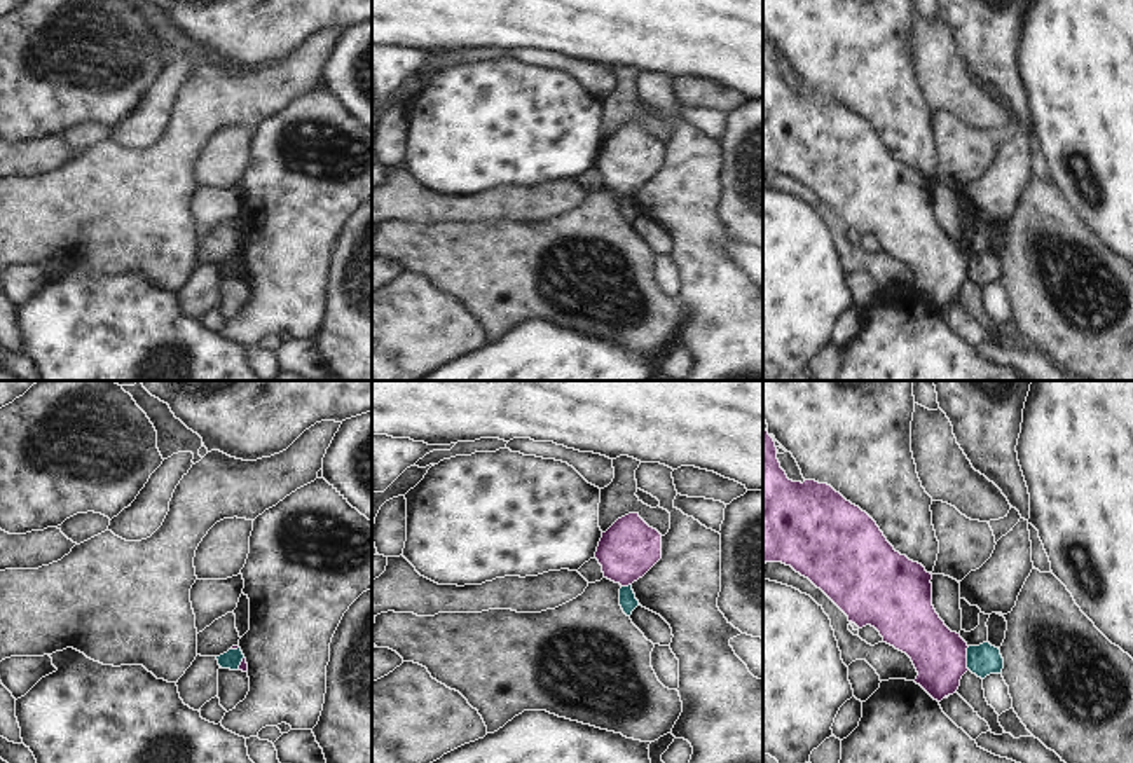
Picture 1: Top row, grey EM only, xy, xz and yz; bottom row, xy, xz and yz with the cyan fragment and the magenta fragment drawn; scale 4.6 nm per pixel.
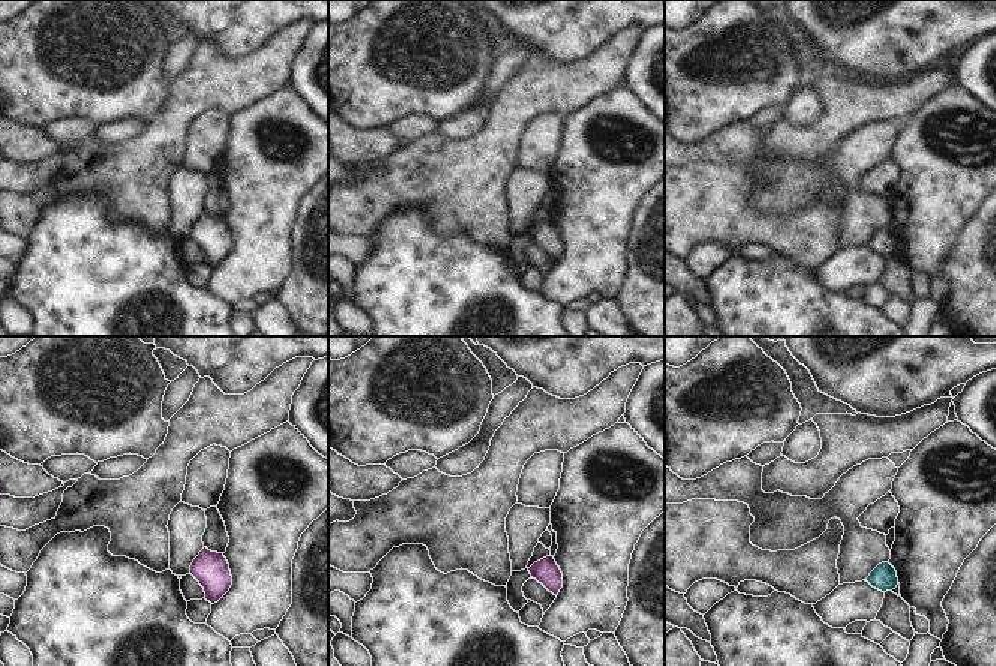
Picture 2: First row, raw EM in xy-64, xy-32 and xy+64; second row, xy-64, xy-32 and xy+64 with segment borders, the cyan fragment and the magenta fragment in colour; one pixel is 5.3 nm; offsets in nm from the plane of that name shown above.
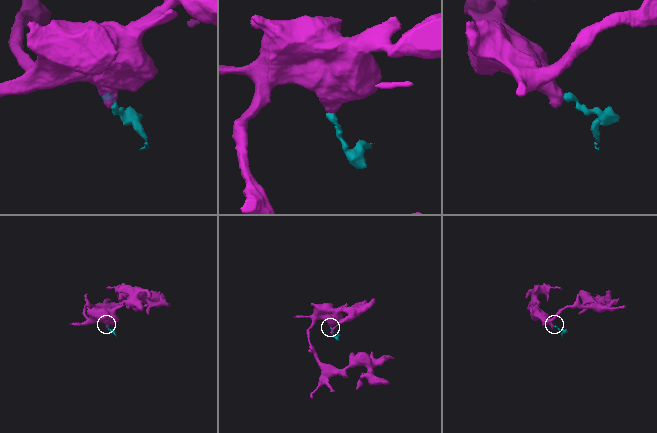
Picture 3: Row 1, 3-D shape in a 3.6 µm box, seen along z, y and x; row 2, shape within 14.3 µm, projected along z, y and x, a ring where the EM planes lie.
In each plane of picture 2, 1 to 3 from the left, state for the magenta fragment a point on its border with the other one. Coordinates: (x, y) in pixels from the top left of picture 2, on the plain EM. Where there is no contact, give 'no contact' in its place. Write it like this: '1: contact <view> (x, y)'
1: no contact
2: no contact
3: no contact

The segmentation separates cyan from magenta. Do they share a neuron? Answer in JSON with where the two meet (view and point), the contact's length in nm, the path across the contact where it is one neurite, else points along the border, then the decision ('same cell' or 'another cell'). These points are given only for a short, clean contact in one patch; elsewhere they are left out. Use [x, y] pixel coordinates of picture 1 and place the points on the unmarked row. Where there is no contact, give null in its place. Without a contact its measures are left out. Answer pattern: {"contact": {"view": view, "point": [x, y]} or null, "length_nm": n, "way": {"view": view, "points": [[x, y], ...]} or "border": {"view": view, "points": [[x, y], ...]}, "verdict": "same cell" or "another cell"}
{"contact": {"view": "yz", "point": [968, 268]}, "length_nm": 110, "border": {"view": "yz", "points": [[969, 255], [968, 278]]}, "verdict": "another cell"}

